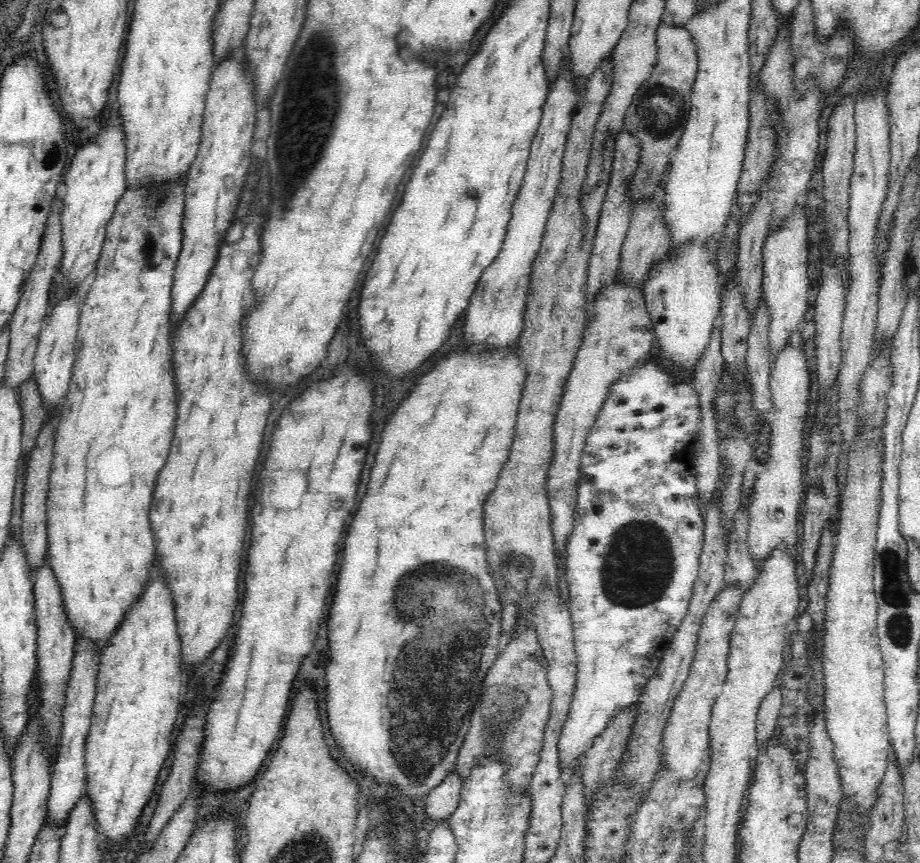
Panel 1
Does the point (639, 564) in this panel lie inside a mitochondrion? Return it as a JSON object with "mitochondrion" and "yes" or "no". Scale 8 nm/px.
{"mitochondrion":"yes"}

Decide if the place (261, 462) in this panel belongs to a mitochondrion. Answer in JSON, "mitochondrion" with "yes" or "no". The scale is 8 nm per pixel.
{"mitochondrion":"no"}

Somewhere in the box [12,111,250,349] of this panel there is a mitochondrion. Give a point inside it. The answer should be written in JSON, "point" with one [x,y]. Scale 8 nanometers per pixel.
{"point":[53,154]}

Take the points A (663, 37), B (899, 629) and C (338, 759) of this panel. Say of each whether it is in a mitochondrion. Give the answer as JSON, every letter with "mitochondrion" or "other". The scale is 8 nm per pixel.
{"A":"other","B":"mitochondrion","C":"other"}

